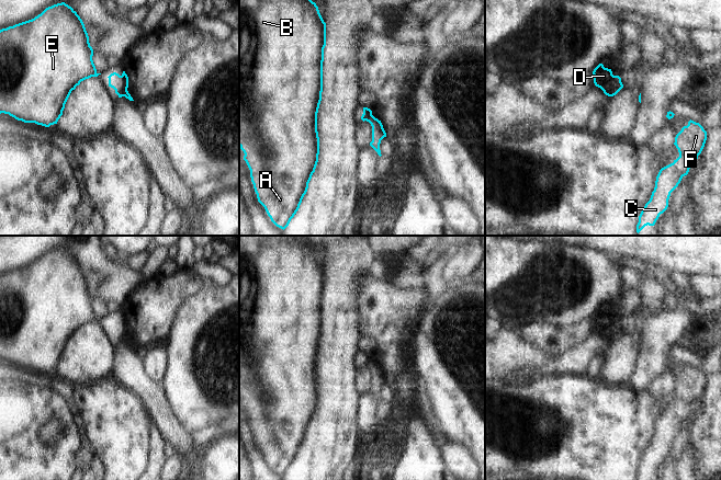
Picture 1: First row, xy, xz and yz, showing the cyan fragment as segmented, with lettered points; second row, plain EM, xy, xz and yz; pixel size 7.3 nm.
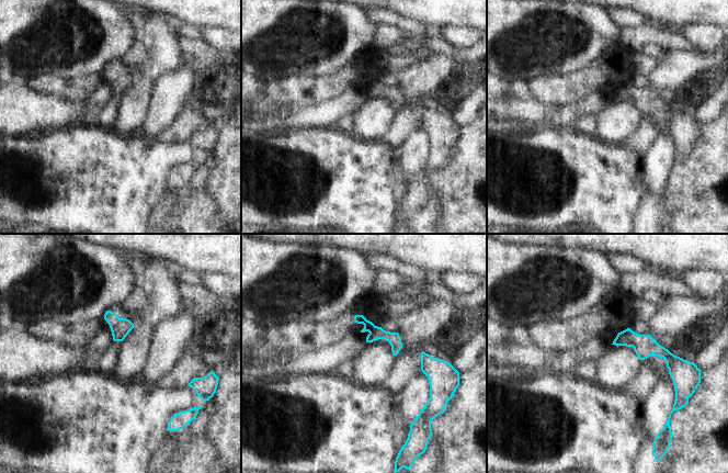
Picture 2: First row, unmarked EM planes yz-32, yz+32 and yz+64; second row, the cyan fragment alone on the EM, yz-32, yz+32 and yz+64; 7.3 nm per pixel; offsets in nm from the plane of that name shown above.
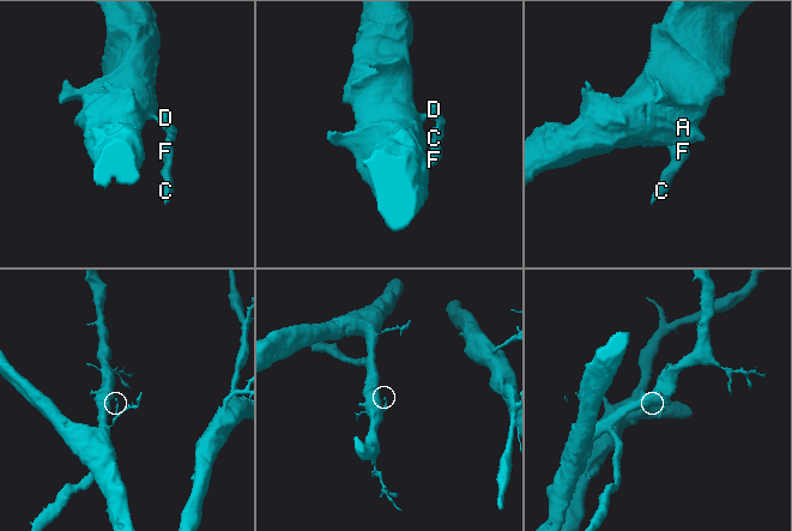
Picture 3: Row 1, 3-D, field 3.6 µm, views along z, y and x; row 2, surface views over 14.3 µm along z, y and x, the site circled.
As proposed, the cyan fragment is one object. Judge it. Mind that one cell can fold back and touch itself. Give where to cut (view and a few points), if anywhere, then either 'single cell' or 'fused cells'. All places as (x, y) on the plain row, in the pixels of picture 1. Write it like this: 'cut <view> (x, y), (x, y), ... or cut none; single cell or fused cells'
cut xz (371, 360), (364, 365); fused cells

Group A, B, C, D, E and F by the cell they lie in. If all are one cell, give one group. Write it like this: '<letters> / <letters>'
A B D E / C F

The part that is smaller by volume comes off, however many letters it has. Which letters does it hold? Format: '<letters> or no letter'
C, F

